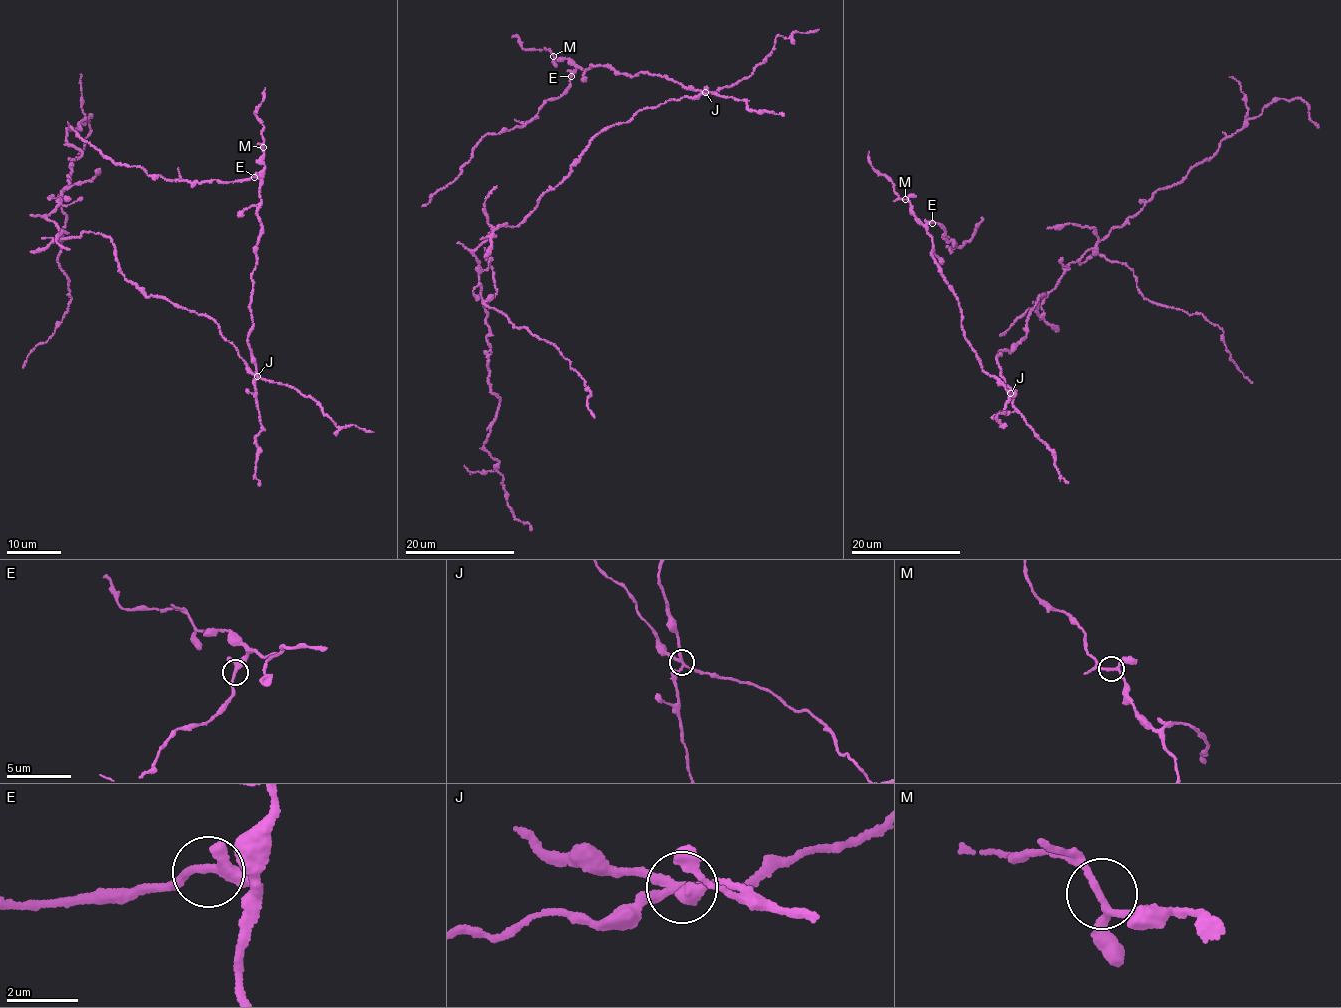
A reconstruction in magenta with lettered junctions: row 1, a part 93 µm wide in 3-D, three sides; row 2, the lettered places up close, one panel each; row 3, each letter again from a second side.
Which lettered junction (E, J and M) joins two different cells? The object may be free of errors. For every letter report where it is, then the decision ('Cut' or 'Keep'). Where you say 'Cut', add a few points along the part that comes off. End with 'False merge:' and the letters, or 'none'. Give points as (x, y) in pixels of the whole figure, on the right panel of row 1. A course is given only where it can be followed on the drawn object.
E: Place: (932, 223). Keep
J: Place: (1010, 393). Cut. Course of the part to remove: (1010, 394), (997, 355), (1024, 340), (1064, 268), (1274, 100), (1307, 103), (1317, 128)
M: Place: (905, 199). Keep
False merge: J

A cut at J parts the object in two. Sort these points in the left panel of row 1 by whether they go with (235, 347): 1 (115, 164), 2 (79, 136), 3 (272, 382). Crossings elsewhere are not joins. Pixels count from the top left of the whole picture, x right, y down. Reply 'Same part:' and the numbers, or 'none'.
Same part: 3

